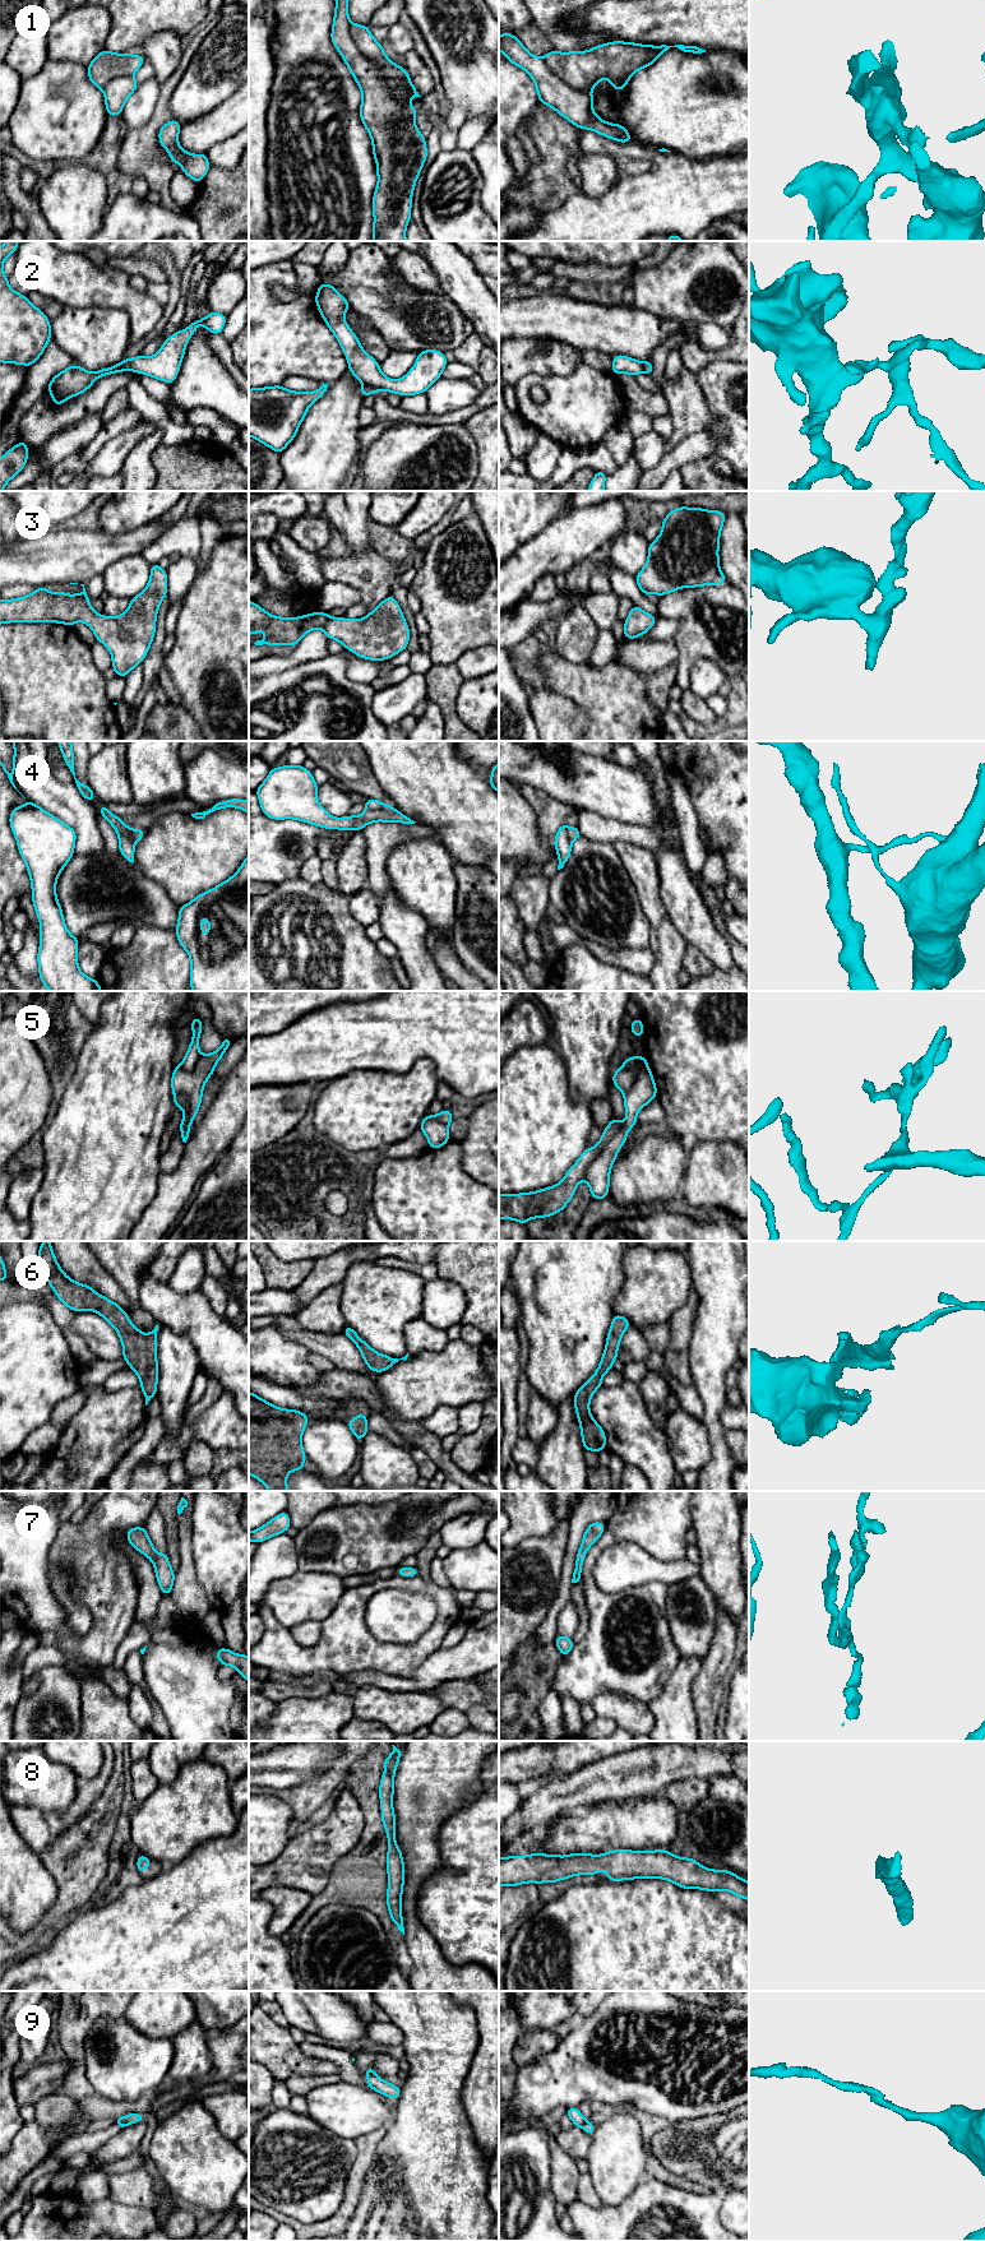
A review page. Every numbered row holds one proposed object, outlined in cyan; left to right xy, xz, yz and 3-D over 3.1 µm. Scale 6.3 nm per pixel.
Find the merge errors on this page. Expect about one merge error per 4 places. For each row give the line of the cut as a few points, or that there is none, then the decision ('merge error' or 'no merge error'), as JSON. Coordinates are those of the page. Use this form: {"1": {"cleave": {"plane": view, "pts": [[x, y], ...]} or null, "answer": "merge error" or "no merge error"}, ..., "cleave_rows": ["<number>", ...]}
{"1": {"cleave": null, "answer": "no merge error"}, "2": {"cleave": {"plane": "xz", "pts": [[364, 384], [377, 390]]}, "answer": "merge error"}, "3": {"cleave": null, "answer": "no merge error"}, "4": {"cleave": {"plane": "xz", "pts": [[385, 805], [378, 809], [366, 809]]}, "answer": "merge error"}, "5": {"cleave": {"plane": "yz", "pts": [[623, 1125], [595, 1157], [583, 1177]]}, "answer": "merge error"}, "6": {"cleave": null, "answer": "no merge error"}, "7": {"cleave": null, "answer": "no merge error"}, "8": {"cleave": null, "answer": "no merge error"}, "9": {"cleave": {"plane": "yz", "pts": [[587, 2120], [581, 2126]]}, "answer": "merge error"}, "cleave_rows": ["2", "4", "5", "9"]}

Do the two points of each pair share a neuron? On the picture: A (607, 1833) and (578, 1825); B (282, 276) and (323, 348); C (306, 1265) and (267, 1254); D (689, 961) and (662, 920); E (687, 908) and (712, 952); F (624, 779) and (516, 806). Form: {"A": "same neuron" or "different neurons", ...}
{"A": "same neuron", "B": "same neuron", "C": "same neuron", "D": "different neurons", "E": "same neuron", "F": "different neurons"}

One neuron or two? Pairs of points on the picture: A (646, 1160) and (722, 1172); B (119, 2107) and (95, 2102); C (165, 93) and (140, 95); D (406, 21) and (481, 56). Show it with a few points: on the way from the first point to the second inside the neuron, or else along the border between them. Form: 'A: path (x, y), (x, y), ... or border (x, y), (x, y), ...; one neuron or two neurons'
A: path (665, 1167), (687, 1167), (692, 1172), (703, 1172); one neuron
B: path (112, 2107), (101, 2107); one neuron
C: border (161, 86), (155, 110), (148, 121); two neurons
D: border (407, 13), (430, 52); two neurons

